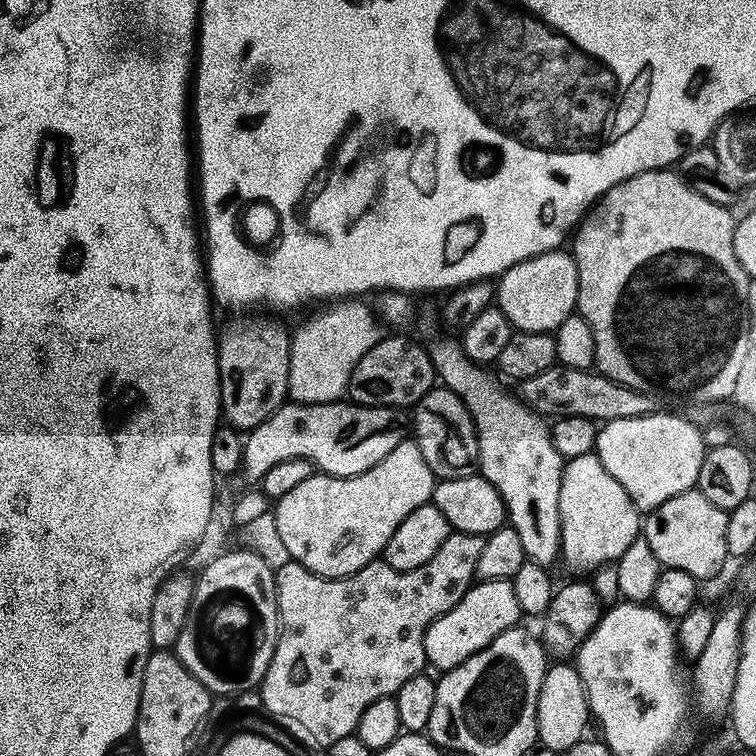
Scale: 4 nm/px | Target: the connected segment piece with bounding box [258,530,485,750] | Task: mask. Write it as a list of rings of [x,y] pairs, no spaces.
[[[449,531],[446,542],[442,542],[442,546],[438,546],[438,554],[434,554],[434,558],[430,558],[430,562],[418,566],[418,570],[406,570],[405,572],[394,570],[380,558],[373,560],[371,564],[367,564],[362,570],[358,570],[349,576],[319,576],[311,572],[306,566],[295,562],[287,562],[288,564],[282,565],[281,568],[277,567],[275,569],[276,605],[280,611],[280,637],[276,639],[276,649],[270,658],[268,672],[258,689],[258,695],[264,699],[265,709],[263,708],[263,711],[269,717],[279,718],[281,721],[289,720],[289,722],[284,722],[305,728],[312,735],[313,741],[311,740],[311,743],[313,745],[321,744],[321,749],[324,750],[327,750],[338,738],[353,735],[358,726],[358,718],[362,718],[362,710],[366,710],[366,706],[370,706],[370,702],[378,702],[378,698],[395,696],[396,691],[405,682],[410,682],[410,678],[419,676],[425,671],[424,639],[426,638],[426,630],[437,616],[446,614],[454,606],[458,606],[460,599],[472,587],[477,579],[478,558],[482,554],[484,542],[485,537],[483,536],[475,536],[469,532]]]

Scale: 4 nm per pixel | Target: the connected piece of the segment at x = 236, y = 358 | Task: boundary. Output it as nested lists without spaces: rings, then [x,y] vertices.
[[[244,320],[218,340],[222,416],[237,430],[257,428],[288,396],[290,332],[276,320]]]

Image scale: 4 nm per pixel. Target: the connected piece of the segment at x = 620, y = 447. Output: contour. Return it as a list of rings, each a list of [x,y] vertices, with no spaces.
[[[657,410],[646,416],[607,421],[596,433],[594,451],[602,462],[602,466],[606,466],[606,470],[610,470],[614,478],[618,478],[622,490],[626,490],[636,509],[647,514],[653,512],[658,506],[662,506],[662,502],[696,488],[698,470],[702,470],[702,458],[706,445],[701,425],[691,424],[684,416],[675,416],[672,412]]]

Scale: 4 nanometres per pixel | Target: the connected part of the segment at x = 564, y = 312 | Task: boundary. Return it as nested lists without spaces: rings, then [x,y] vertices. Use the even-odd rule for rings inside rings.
[[[568,250],[538,254],[510,266],[510,270],[498,277],[494,288],[495,303],[502,310],[502,314],[506,314],[517,333],[555,333],[556,328],[562,326],[562,322],[566,322],[566,318],[570,318],[577,311],[577,298],[576,259]]]

